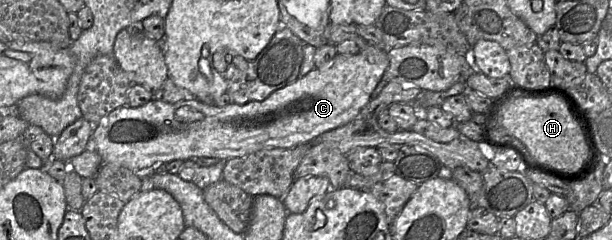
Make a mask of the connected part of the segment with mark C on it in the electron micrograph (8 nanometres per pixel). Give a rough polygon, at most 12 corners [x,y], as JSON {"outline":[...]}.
{"outline":[[337,54],[262,101],[121,106],[86,150],[141,178],[352,121],[389,66]]}

